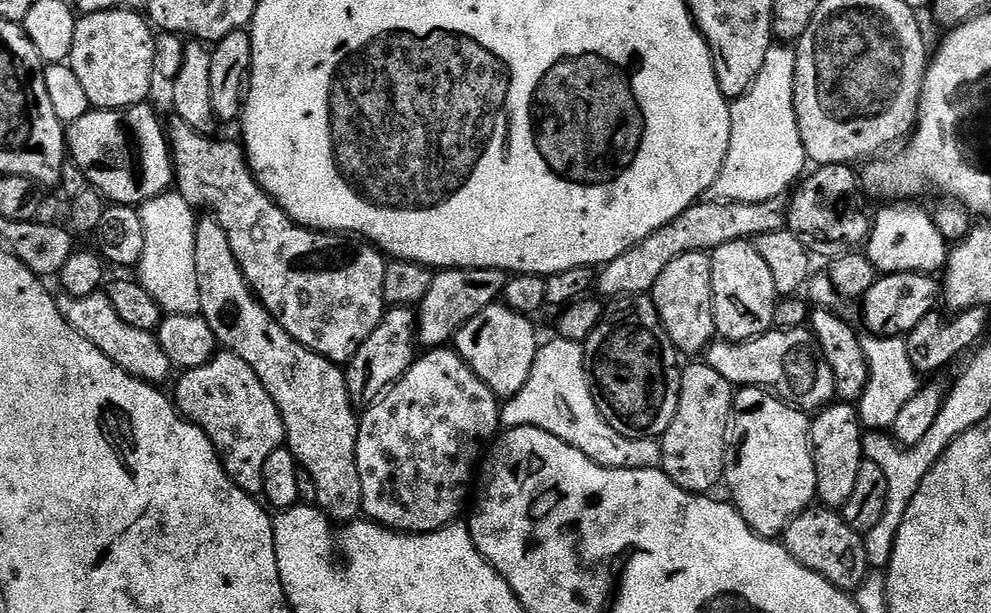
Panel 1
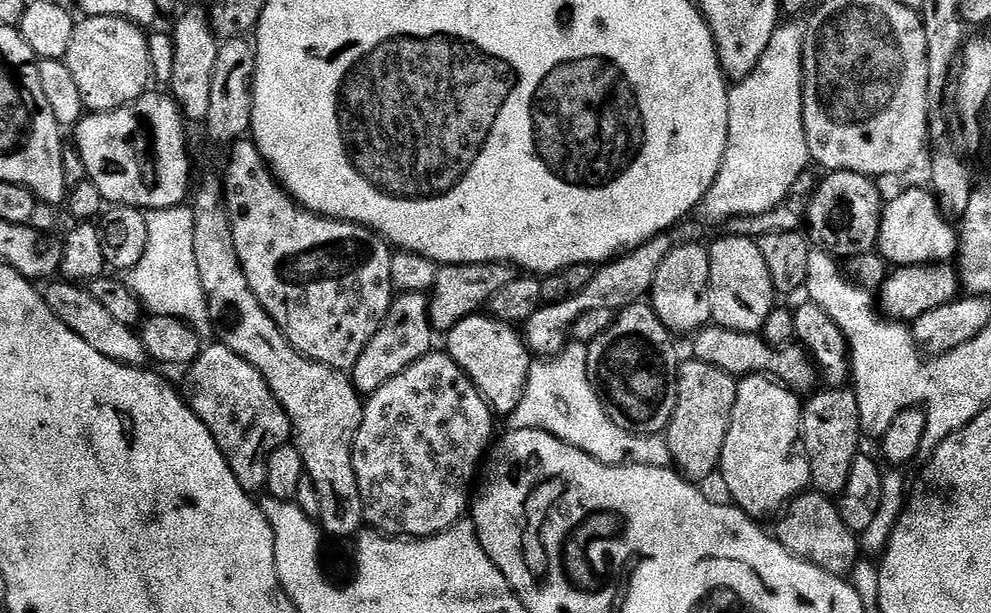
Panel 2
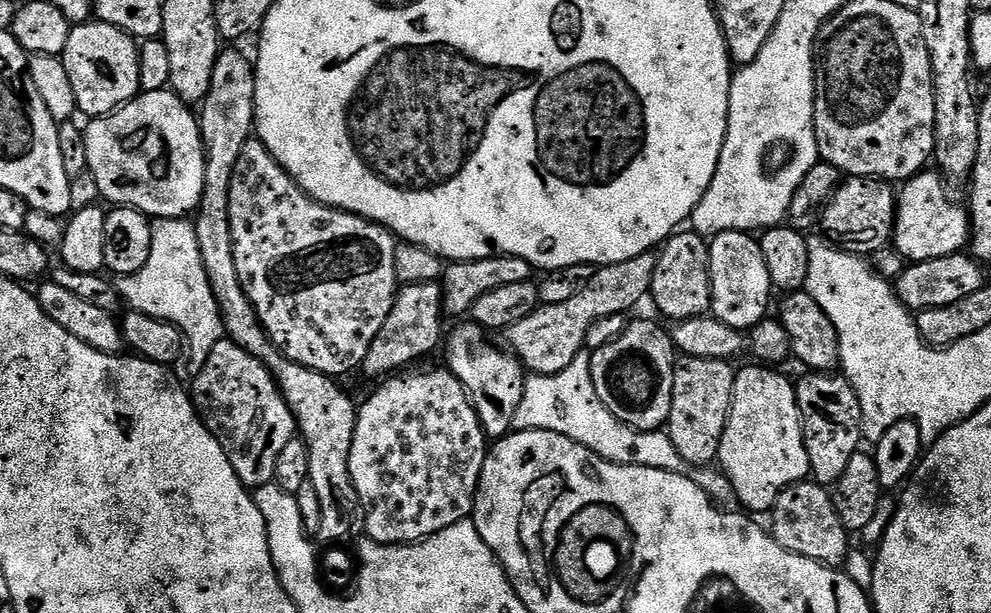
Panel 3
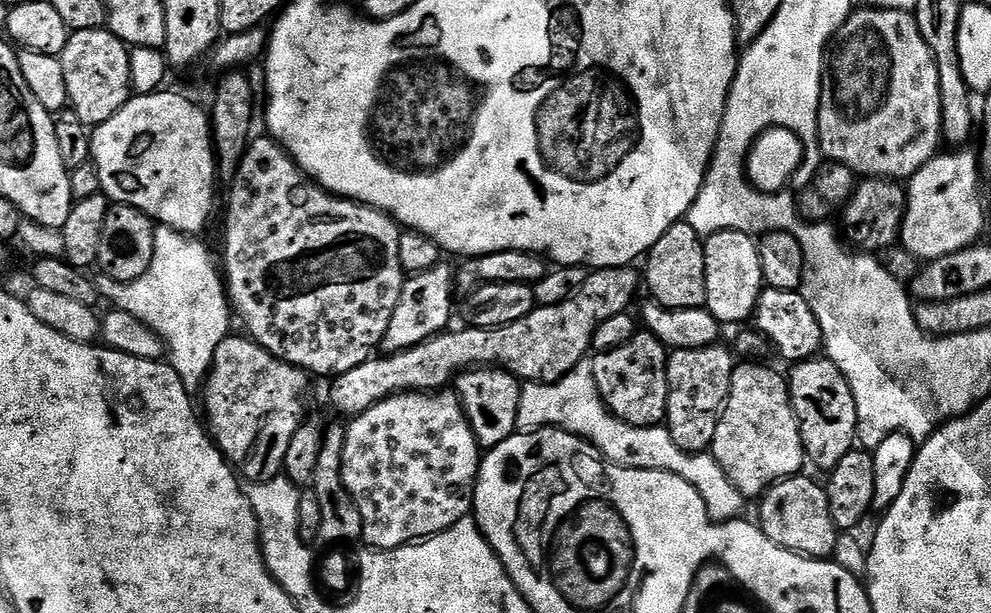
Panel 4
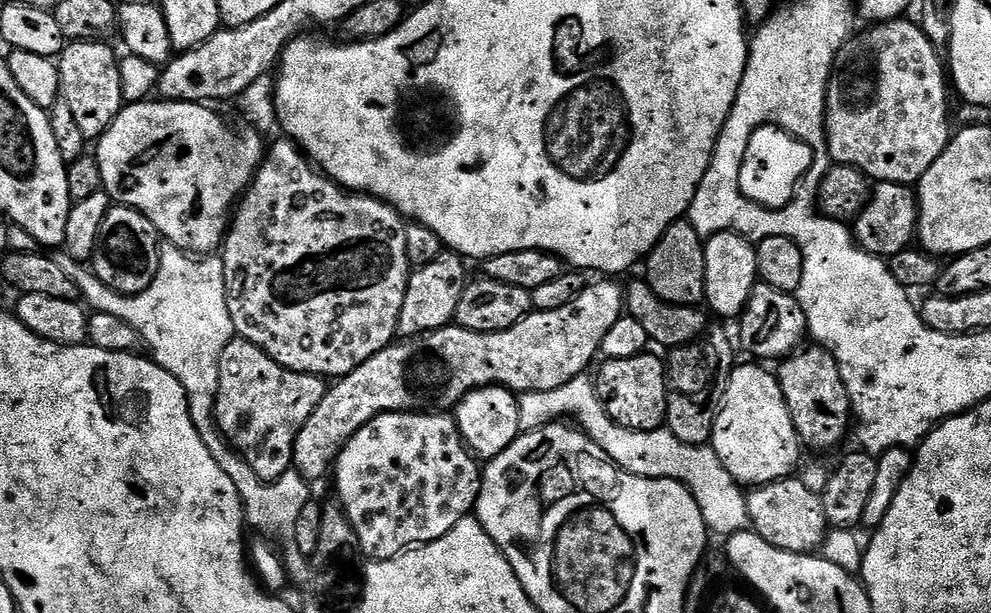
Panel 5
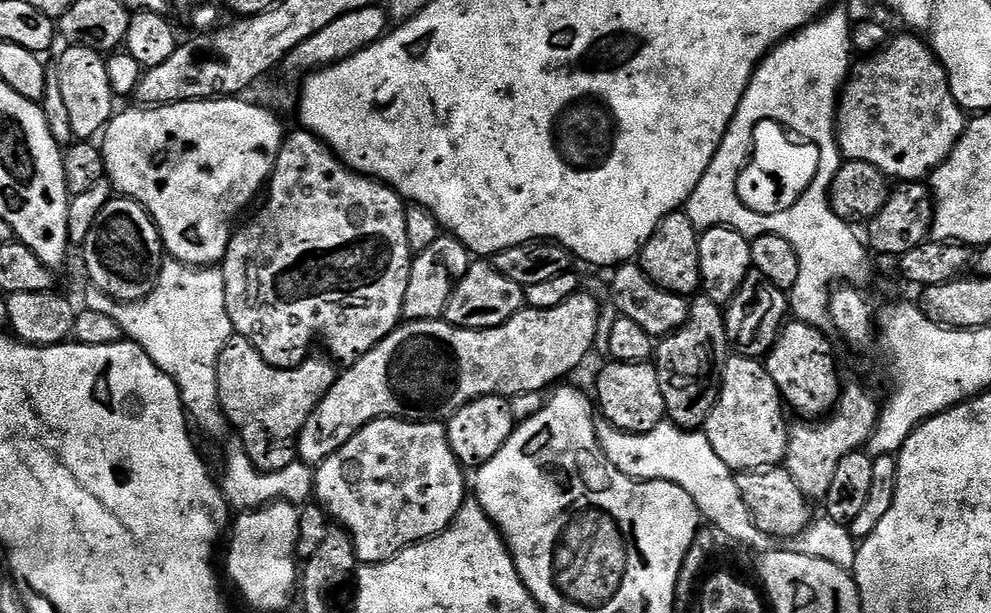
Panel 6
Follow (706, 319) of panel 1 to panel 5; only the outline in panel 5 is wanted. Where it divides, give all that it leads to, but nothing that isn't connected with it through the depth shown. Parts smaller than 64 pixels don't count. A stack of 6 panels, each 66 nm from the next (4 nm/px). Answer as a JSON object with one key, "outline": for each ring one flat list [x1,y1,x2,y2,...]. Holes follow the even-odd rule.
{"outline":[[681,218,675,224,668,225,666,234,652,247,646,257,648,285,662,298,662,302,677,306,695,308,705,303,704,287,706,286,706,258,704,257,705,237,694,230,687,219]]}

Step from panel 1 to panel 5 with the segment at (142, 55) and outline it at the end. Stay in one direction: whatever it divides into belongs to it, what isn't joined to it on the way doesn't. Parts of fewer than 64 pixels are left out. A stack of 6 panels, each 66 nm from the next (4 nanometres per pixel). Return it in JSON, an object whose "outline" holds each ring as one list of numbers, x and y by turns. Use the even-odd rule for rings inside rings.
{"outline":[[78,40,69,43,58,57,62,98,70,102,70,111,88,142,103,136,120,109,125,107,118,52,108,46,99,40]]}

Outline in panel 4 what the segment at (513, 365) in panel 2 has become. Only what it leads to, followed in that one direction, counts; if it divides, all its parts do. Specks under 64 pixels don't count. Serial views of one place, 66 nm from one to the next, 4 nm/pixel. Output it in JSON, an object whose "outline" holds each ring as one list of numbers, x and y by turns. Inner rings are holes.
{"outline":[[477,366,457,375,454,381,455,391,464,405,470,426,476,435,481,449,497,448,502,442,517,435,518,402,520,401,521,381,517,380,507,368,495,366]]}

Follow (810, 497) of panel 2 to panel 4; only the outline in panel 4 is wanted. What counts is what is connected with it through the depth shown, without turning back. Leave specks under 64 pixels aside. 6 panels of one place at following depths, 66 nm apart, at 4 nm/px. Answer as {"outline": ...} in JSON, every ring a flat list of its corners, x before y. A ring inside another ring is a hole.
{"outline":[[808,474,780,480,777,484,772,485,763,496,759,497,758,504,760,504,758,523,760,529,766,534,766,538,770,538,770,542,774,542,779,548,796,552,799,556,809,556,812,560,827,560,835,557,836,543,840,541,842,533,830,514,828,490,821,481,819,484,818,481,811,480]]}

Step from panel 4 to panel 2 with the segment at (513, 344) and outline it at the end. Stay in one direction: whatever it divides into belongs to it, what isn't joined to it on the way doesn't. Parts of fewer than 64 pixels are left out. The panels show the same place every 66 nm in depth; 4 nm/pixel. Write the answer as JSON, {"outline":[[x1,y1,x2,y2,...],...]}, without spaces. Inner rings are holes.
{"outline":[[661,234,652,240,647,240,640,248,634,248,623,256,607,261,603,266,596,268,596,276,578,294,566,298,557,304,544,304,536,311,534,318,523,325,522,335,531,351,540,358,551,358,560,355,570,343,572,327,590,310,611,308,619,310,630,304,641,303,651,293,652,283,658,274,658,266,666,262,671,254,674,241,671,235]]}

